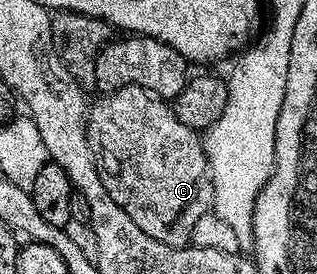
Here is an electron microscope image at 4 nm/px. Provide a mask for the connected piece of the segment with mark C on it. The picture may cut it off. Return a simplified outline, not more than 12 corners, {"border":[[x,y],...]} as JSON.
{"border":[[134,84],[88,105],[107,194],[143,234],[192,241],[213,207],[198,129]]}

